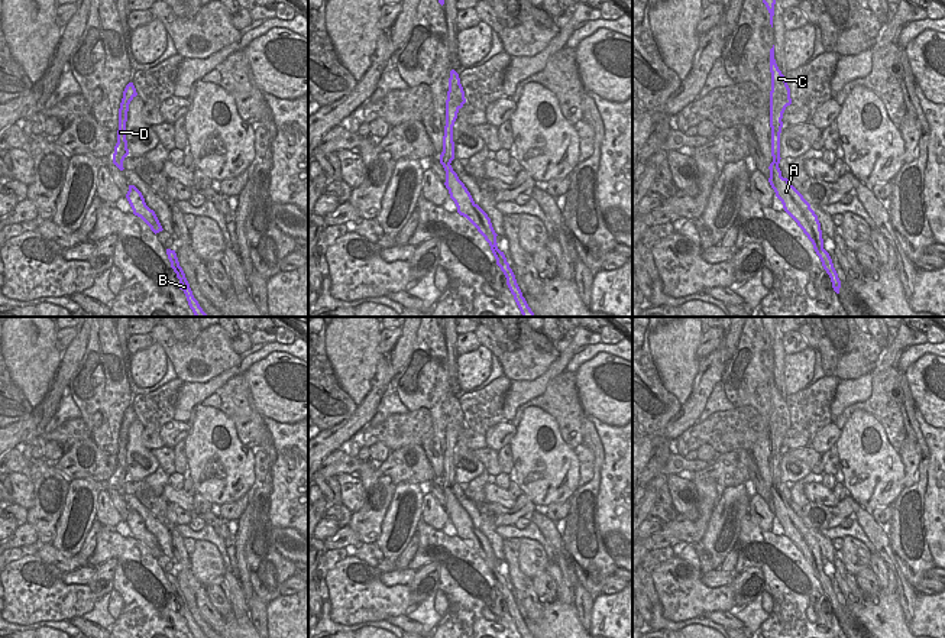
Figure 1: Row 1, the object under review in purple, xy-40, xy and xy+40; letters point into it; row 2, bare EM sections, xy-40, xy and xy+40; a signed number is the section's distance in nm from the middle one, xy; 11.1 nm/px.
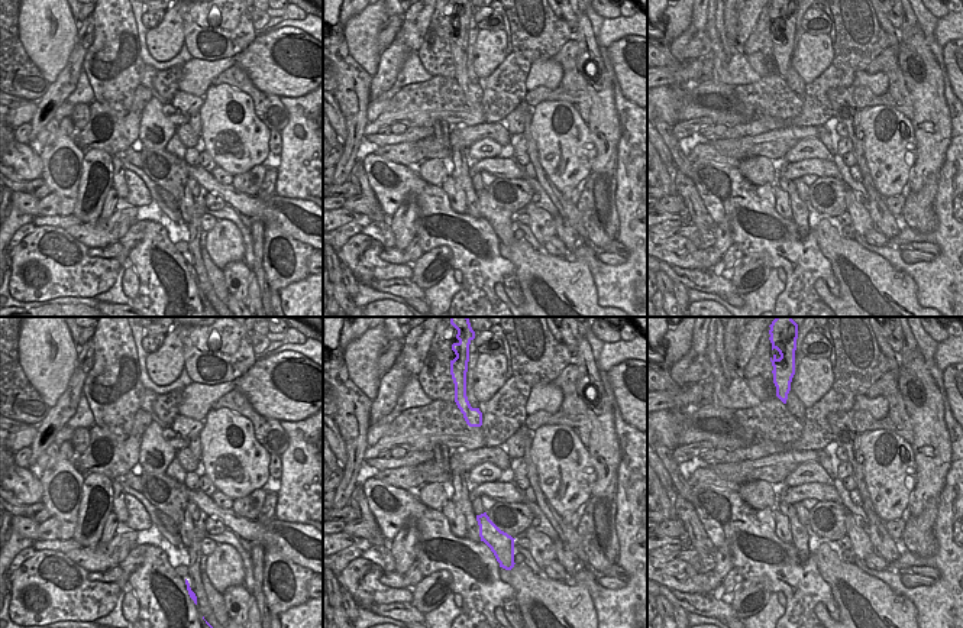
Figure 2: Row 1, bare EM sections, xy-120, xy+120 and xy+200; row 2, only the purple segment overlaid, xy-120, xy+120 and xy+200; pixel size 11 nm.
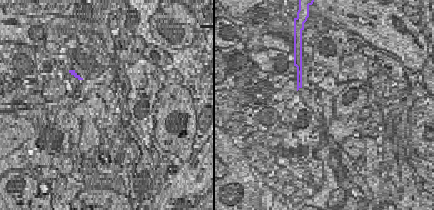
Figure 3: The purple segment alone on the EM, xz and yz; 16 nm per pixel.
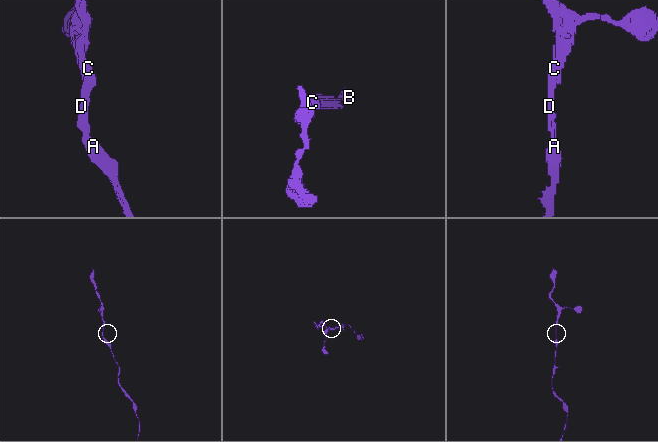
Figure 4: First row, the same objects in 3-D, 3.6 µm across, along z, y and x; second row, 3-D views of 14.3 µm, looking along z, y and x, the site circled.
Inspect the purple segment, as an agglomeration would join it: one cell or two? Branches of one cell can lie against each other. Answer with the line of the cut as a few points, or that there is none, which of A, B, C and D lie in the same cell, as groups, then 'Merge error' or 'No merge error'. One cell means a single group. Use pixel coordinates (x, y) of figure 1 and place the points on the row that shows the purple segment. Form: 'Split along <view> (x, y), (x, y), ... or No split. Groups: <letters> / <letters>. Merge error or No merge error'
No split. Groups: A B C D. No merge error

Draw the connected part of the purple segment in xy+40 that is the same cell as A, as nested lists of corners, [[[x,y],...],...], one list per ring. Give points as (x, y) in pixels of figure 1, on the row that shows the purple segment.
[[[774,45],[770,49],[770,72],[771,72],[771,91],[770,91],[770,127],[771,127],[771,156],[768,182],[781,201],[784,211],[797,223],[808,239],[812,242],[816,255],[819,256],[823,269],[831,278],[832,288],[839,294],[841,281],[834,268],[829,253],[823,249],[823,239],[818,216],[810,208],[810,204],[803,195],[781,176],[780,163],[780,133],[783,127],[783,113],[792,104],[790,88],[786,77],[779,69],[774,59]]]

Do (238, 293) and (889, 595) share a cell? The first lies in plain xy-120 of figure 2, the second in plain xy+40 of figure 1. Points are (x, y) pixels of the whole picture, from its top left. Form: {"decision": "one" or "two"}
{"decision": "two"}

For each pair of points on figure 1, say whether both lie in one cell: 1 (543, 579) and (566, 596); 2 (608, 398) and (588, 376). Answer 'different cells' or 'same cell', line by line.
1: different cells
2: same cell

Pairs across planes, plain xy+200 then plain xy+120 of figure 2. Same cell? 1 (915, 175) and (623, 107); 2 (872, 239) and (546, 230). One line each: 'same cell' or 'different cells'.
1: different cells
2: different cells

